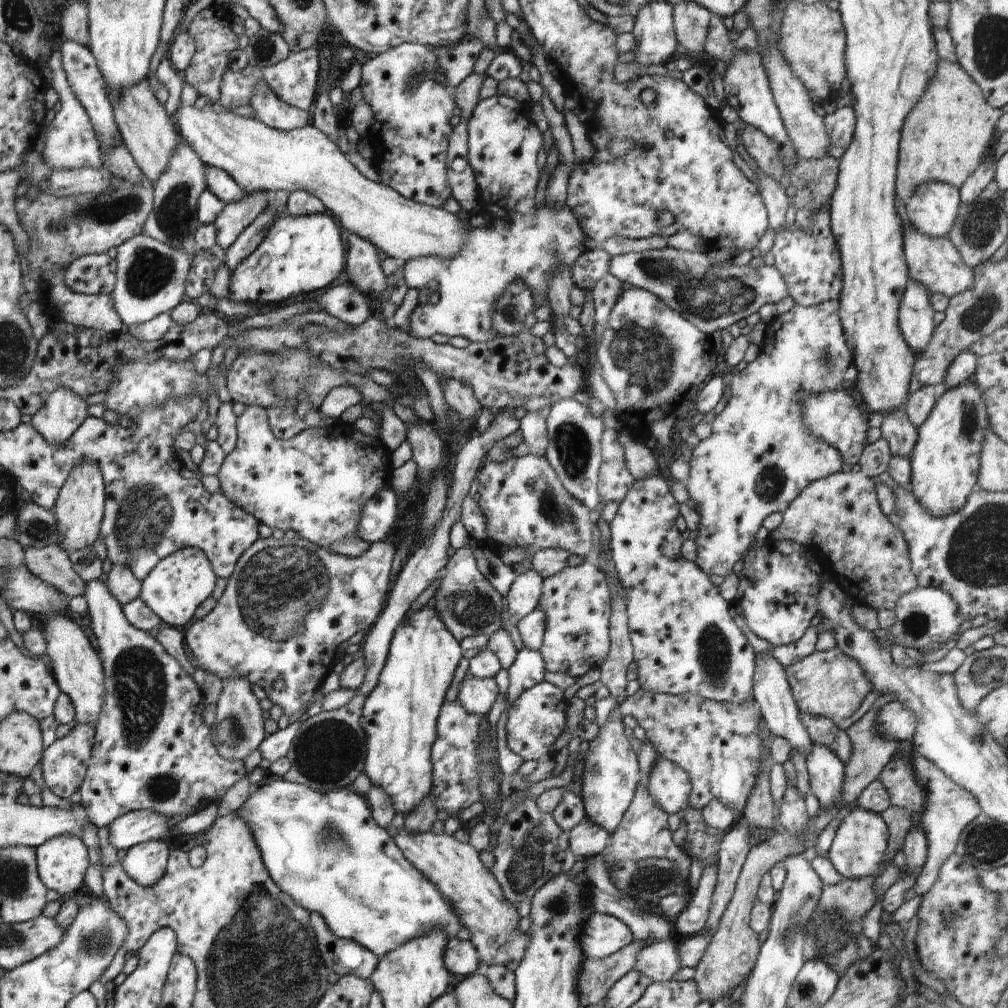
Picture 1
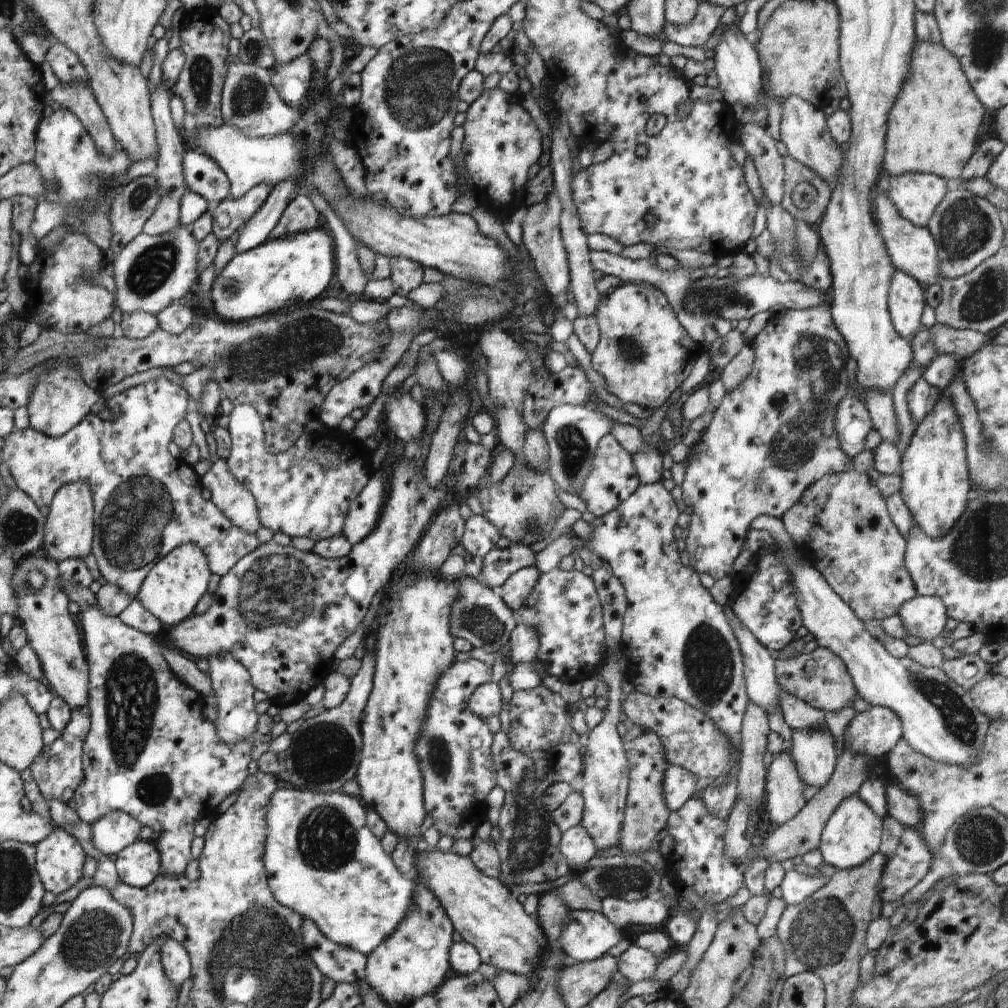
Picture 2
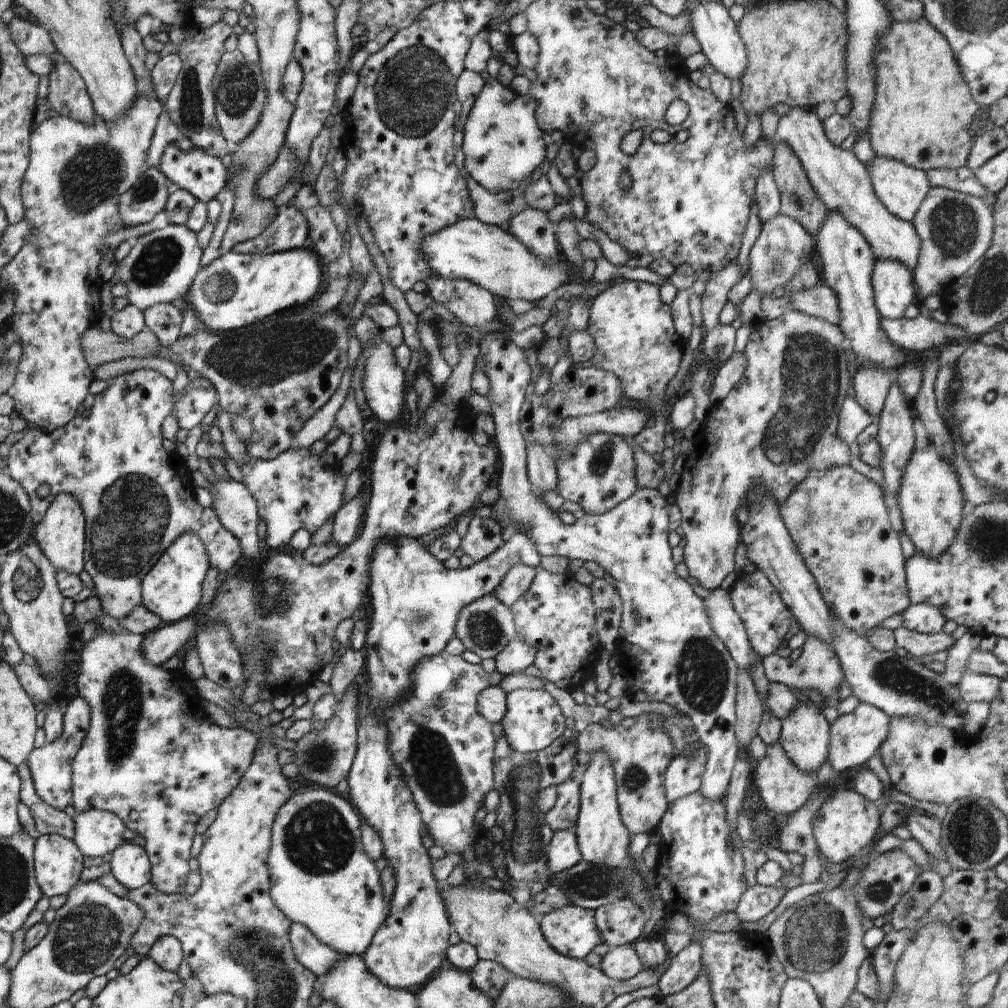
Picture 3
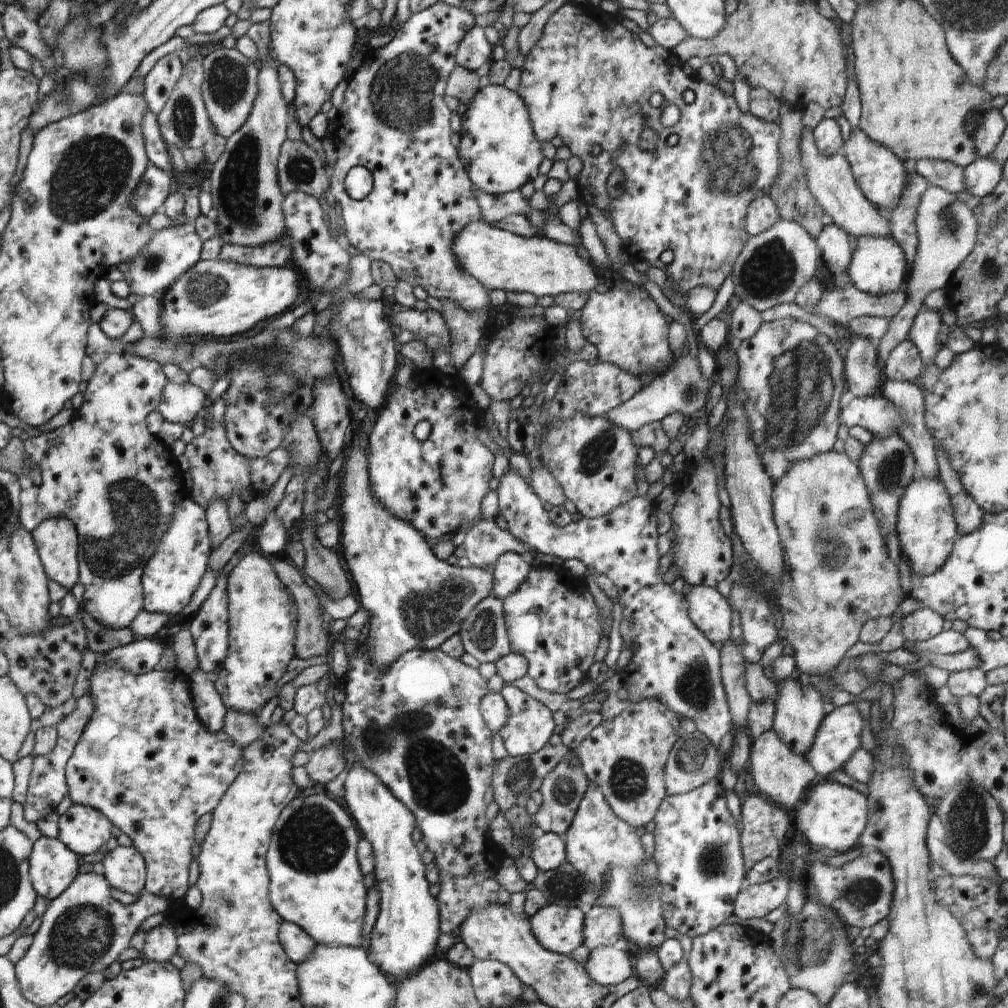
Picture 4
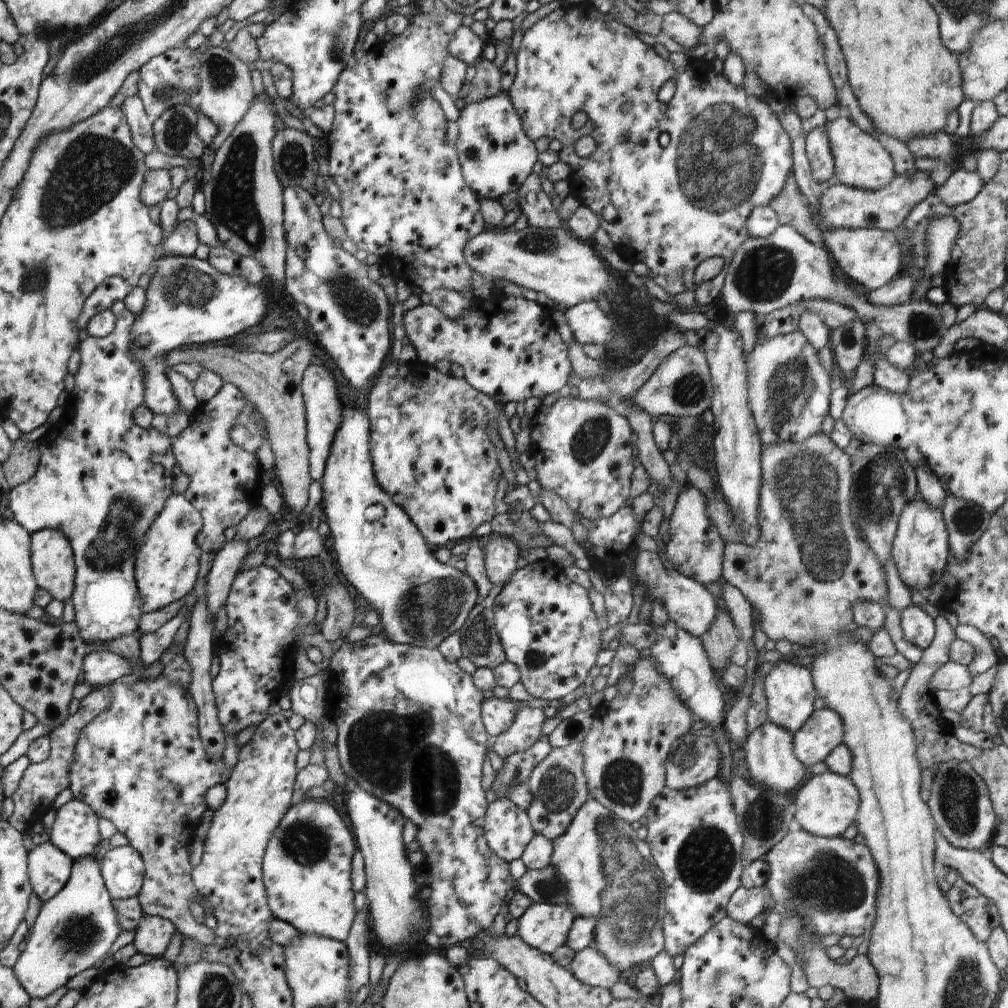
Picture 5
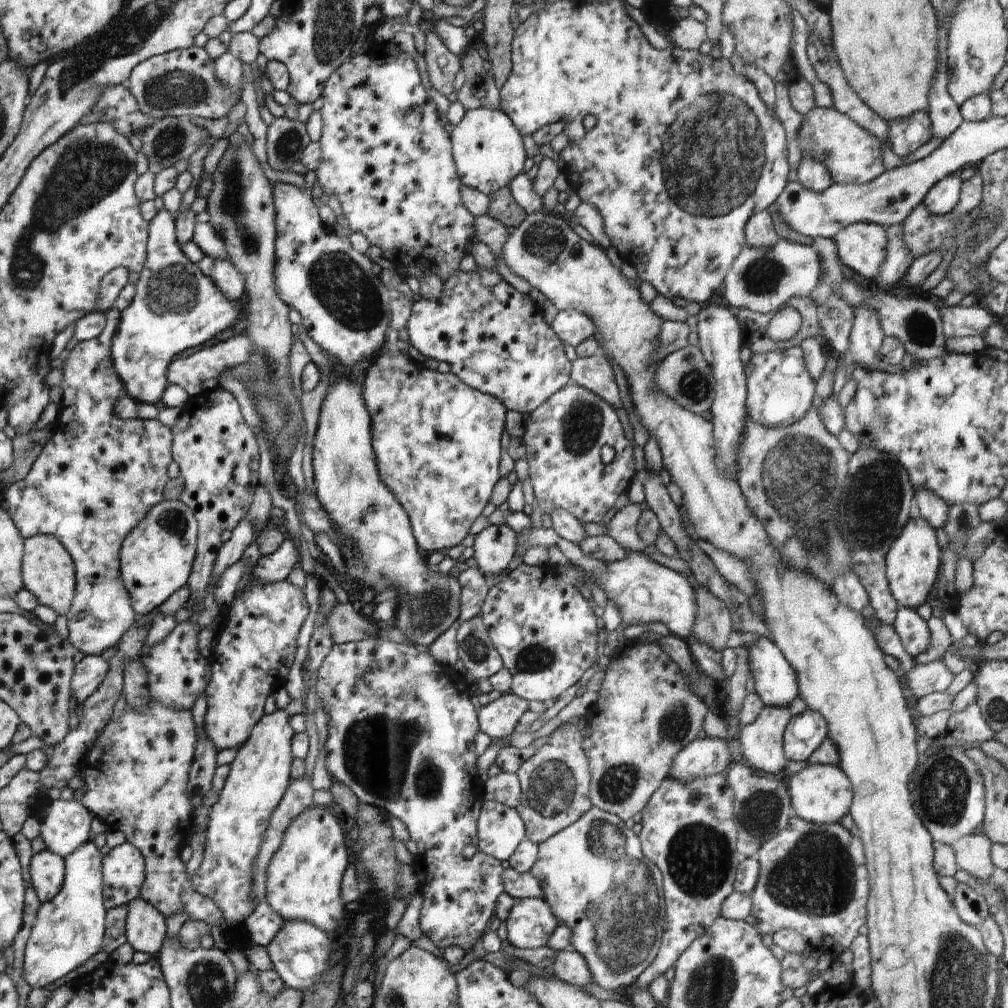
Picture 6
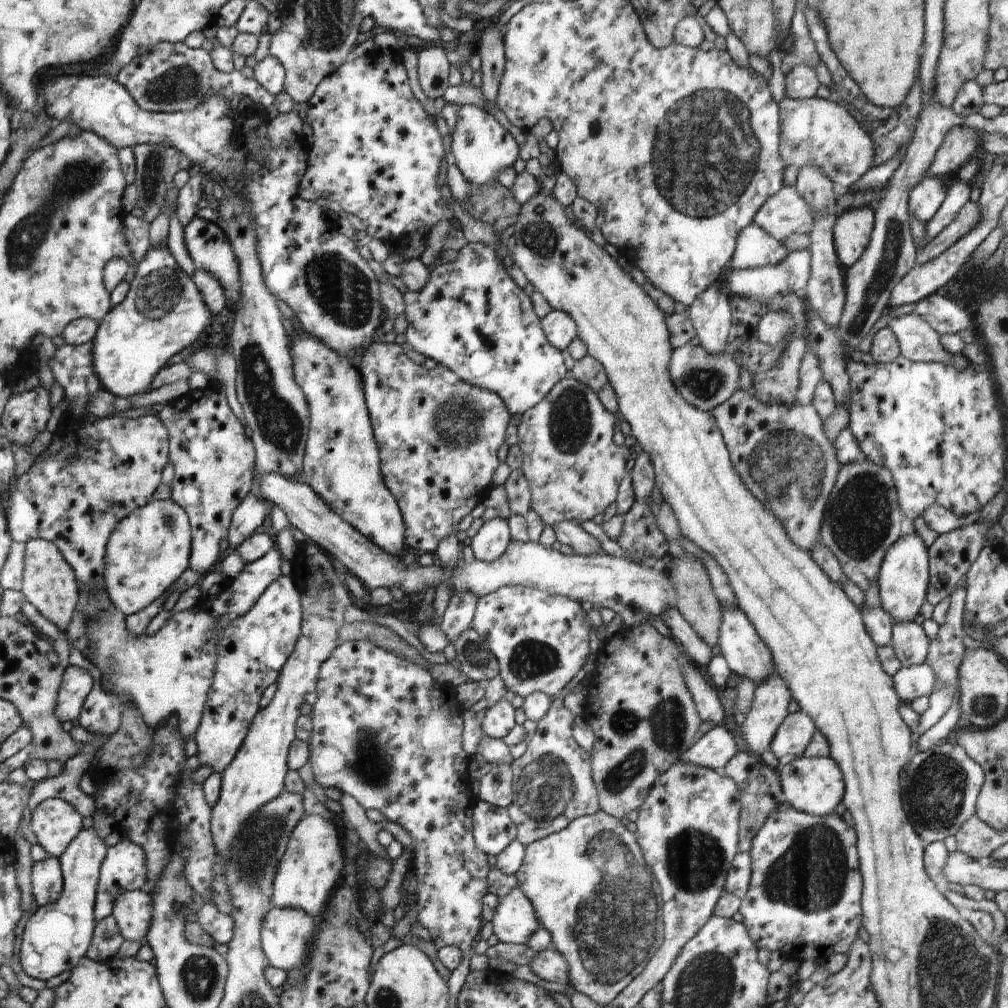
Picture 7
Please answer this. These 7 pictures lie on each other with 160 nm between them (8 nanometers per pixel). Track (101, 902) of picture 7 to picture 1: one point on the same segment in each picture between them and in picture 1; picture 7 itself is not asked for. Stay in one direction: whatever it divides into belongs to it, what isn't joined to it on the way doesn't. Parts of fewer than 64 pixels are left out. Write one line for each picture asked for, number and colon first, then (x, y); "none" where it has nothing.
1: (146, 863)
2: (139, 864)
3: (130, 865)
4: (125, 867)
5: (124, 868)
6: (125, 873)

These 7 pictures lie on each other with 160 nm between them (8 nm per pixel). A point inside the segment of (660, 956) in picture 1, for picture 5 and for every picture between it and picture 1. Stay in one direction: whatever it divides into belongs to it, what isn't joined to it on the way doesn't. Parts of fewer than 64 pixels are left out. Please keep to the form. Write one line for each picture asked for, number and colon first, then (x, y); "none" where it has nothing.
2: (635, 963)
3: (621, 962)
4: (607, 965)
5: (589, 966)

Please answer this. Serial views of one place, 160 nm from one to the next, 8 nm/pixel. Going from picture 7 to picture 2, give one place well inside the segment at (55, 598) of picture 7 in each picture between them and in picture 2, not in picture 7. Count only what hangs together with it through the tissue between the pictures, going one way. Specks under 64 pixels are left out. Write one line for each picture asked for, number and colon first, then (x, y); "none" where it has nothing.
2: (69, 529)
3: (62, 533)
4: (57, 539)
5: (54, 565)
6: (50, 573)

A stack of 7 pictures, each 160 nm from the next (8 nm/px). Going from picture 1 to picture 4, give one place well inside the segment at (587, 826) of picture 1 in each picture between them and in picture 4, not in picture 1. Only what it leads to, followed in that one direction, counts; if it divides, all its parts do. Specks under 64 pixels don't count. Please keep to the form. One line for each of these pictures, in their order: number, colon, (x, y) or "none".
2: (576, 844)
3: (562, 852)
4: (548, 850)

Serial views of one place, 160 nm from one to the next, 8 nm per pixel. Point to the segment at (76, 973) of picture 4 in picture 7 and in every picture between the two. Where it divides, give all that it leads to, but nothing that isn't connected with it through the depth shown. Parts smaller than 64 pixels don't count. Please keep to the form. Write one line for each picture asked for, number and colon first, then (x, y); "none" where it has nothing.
5: (73, 930)
6: (68, 930)
7: (57, 936)

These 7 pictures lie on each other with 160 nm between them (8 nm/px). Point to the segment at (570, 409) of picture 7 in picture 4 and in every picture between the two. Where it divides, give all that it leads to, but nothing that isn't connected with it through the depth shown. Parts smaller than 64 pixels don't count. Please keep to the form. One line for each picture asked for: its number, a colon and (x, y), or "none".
4: (595, 462)
5: (583, 449)
6: (563, 437)

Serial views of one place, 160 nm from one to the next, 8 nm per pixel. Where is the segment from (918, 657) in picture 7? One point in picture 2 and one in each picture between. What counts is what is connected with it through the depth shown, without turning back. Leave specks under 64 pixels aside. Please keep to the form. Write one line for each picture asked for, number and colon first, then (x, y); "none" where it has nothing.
2: (924, 617)
3: (923, 618)
4: (920, 625)
5: (918, 627)
6: (912, 630)

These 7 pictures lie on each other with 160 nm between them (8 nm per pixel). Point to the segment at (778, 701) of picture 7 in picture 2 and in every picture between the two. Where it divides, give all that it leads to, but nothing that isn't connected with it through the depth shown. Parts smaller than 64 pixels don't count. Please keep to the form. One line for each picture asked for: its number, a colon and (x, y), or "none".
2: (784, 798)
3: (784, 788)
4: (783, 776)
5: (768, 751)
6: (762, 742)

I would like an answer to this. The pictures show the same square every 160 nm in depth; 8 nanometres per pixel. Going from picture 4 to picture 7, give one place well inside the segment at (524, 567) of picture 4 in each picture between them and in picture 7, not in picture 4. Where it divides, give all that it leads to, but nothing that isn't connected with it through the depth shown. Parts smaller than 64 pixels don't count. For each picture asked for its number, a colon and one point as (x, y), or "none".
5: (501, 554)
6: (494, 547)
7: (492, 540)

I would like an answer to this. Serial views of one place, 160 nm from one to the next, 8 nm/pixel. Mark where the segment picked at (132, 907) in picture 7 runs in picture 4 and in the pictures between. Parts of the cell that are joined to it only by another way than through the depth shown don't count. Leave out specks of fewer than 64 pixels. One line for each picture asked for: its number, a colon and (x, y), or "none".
4: (161, 943)
5: (152, 935)
6: (145, 927)

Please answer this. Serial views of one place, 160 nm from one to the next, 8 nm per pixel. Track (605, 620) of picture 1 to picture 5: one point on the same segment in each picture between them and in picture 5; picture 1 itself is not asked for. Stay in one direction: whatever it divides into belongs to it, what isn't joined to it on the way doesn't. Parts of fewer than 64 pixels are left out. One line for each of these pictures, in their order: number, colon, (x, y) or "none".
2: (564, 609)
3: (556, 614)
4: (555, 625)
5: (547, 627)

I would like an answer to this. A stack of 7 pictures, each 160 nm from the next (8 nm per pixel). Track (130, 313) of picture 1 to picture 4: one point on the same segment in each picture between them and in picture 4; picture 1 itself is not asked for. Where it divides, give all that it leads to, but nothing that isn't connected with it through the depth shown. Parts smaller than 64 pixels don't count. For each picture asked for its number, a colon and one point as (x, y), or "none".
2: (152, 271)
3: (161, 266)
4: (173, 251)

